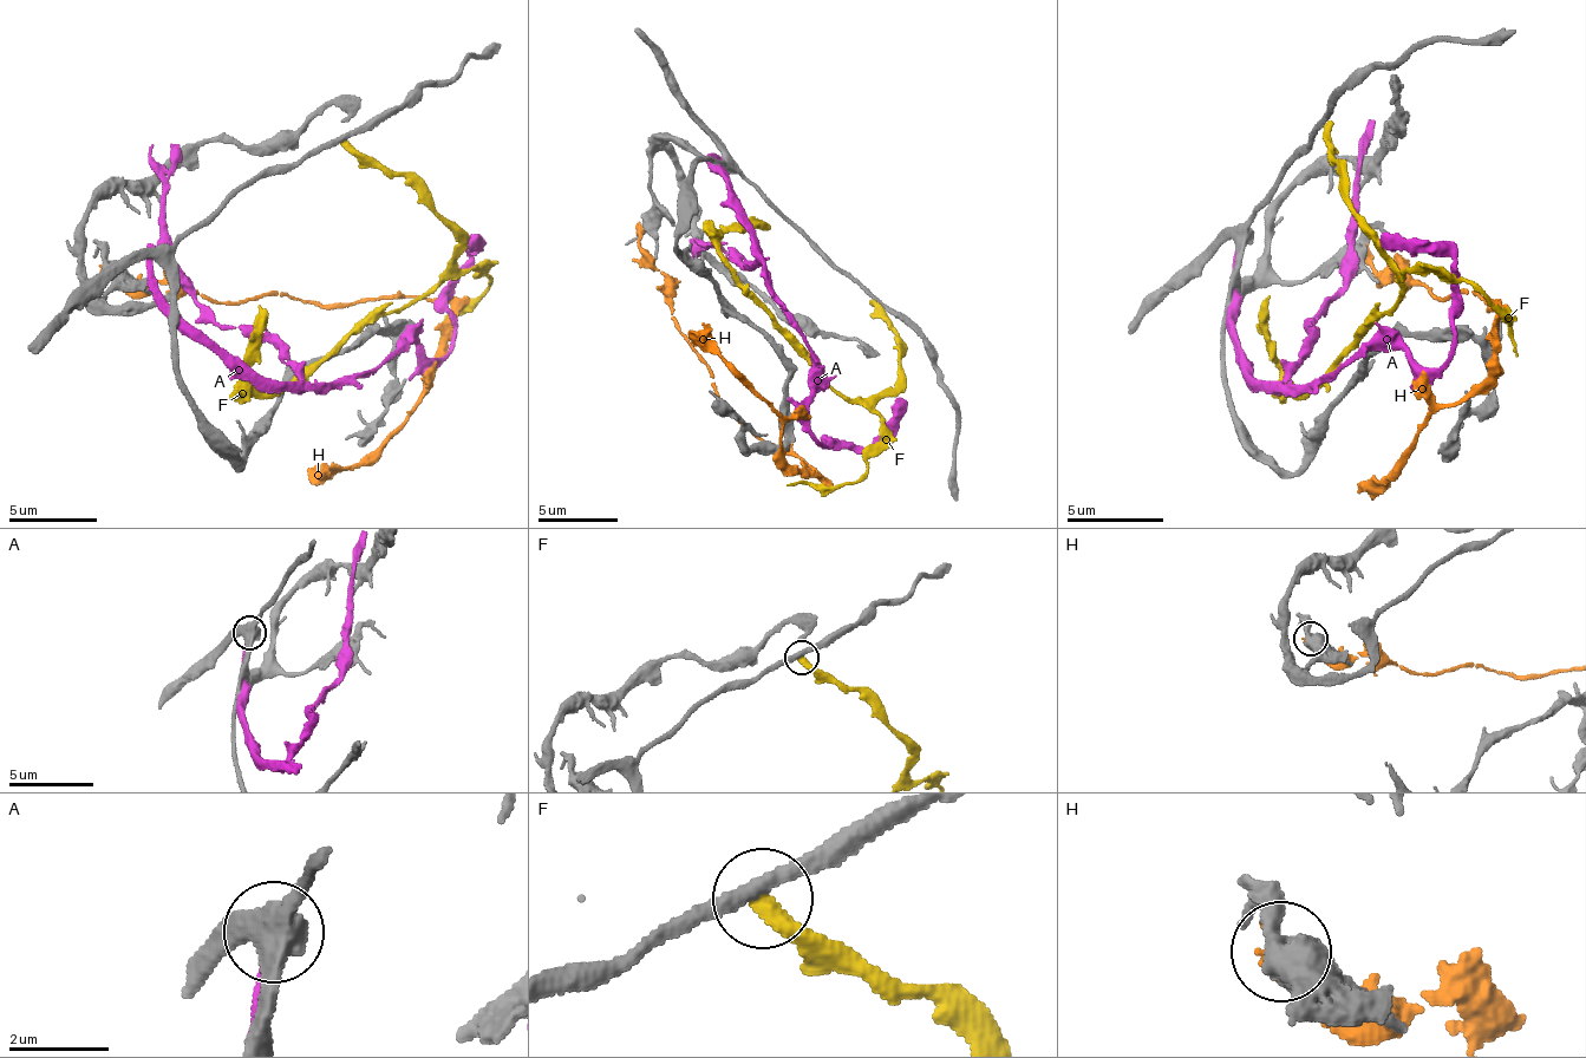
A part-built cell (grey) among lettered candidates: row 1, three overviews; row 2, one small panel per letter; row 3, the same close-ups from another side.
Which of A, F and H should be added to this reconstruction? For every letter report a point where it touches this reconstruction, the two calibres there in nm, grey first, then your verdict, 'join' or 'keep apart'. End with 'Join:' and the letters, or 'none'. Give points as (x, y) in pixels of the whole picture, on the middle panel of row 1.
A: (722, 158) | 460/400 nm | keep apart
F: (874, 302) | 260/380 nm | keep apart
H: (643, 229) | 440/400 nm | keep apart
Join: none

